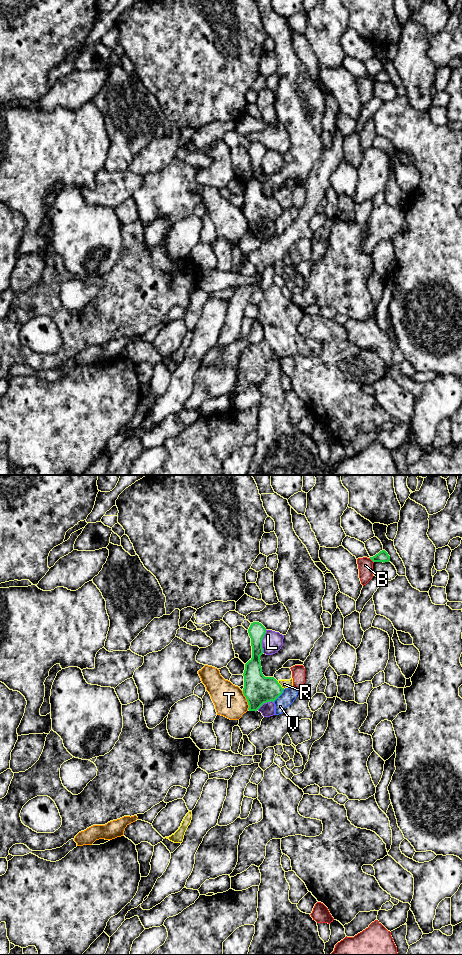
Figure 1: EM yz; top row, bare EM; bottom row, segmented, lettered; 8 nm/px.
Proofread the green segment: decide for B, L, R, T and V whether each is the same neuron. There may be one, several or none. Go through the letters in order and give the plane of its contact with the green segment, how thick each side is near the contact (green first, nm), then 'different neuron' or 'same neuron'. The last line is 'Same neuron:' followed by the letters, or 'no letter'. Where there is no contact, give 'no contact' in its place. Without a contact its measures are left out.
B: yz | 90/130 nm | different neuron
L: yz | 140/160 nm | different neuron
R: yz | 240/70 nm | different neuron
T: yz | 240/260 nm | different neuron
V: yz | 240/120 nm | different neuron
Same neuron: no letter

